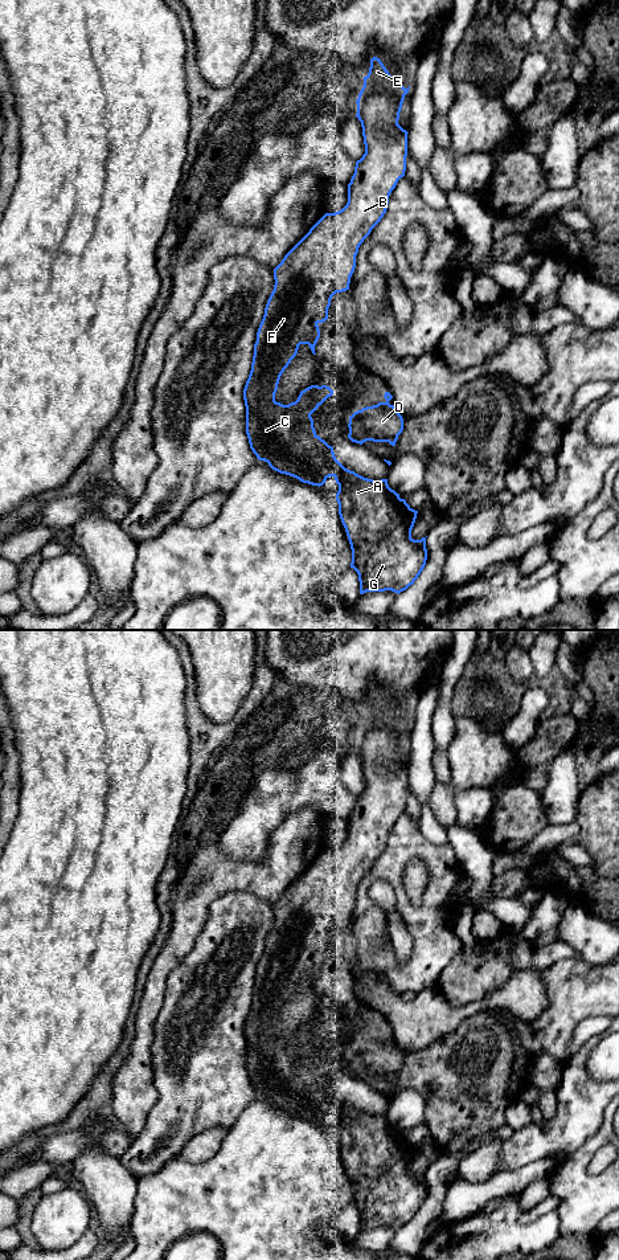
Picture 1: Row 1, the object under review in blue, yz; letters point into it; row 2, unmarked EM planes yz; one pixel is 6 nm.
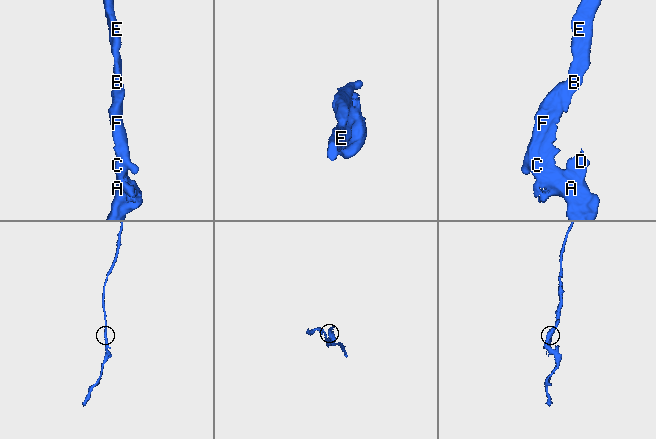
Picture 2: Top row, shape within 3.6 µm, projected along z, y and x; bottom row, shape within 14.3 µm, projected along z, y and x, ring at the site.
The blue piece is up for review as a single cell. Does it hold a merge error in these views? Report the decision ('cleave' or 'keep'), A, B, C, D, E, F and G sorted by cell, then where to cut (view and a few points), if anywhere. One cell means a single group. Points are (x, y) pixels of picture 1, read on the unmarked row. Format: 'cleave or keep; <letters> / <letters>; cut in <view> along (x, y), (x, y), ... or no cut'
keep; A B C D E F G; no cut

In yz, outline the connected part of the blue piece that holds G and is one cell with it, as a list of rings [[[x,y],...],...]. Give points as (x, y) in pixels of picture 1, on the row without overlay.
[[[380,694],[370,695],[356,736],[365,789],[356,797],[348,819],[348,838],[339,847],[325,848],[274,904],[274,925],[257,968],[251,1006],[243,1024],[246,1069],[257,1093],[303,1118],[320,1122],[333,1112],[339,1120],[339,1150],[351,1179],[351,1203],[358,1210],[360,1230],[385,1226],[399,1230],[418,1214],[427,1195],[426,1173],[411,1173],[418,1146],[389,1122],[388,1114],[373,1116],[345,1104],[336,1095],[333,1083],[316,1069],[311,1050],[333,1030],[329,1022],[311,1020],[288,1040],[276,1038],[275,1028],[300,979],[308,979],[316,990],[315,981],[320,973],[317,960],[328,954],[332,932],[349,925],[358,883],[386,848],[389,831],[405,811],[409,768],[398,760],[398,754],[409,724],[389,709]]]

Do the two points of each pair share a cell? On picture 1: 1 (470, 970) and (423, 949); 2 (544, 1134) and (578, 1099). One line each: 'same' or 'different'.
1: different
2: same

